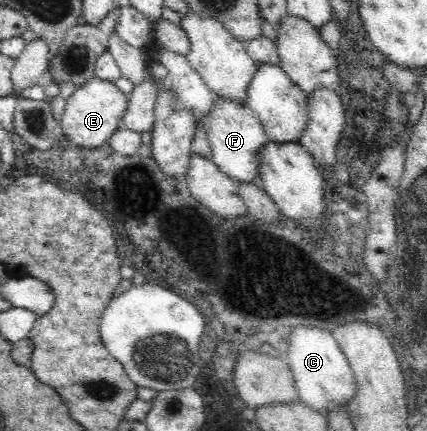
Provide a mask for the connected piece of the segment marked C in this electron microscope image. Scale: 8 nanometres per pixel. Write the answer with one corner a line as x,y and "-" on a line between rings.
301,324
289,329
291,332
287,334
289,344
286,360
289,361
289,371
293,375
298,398
323,415
331,412
333,404
347,408
348,402
355,394
356,378
332,331
328,328

